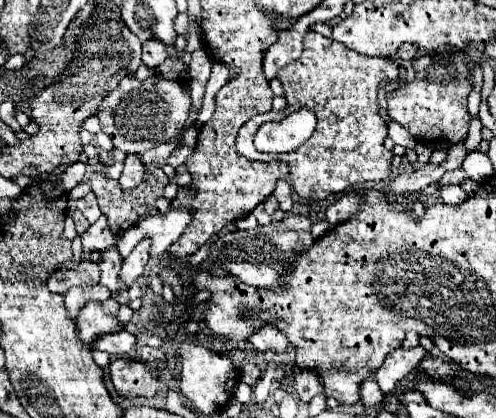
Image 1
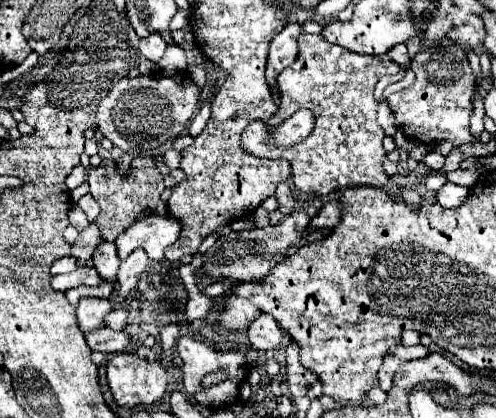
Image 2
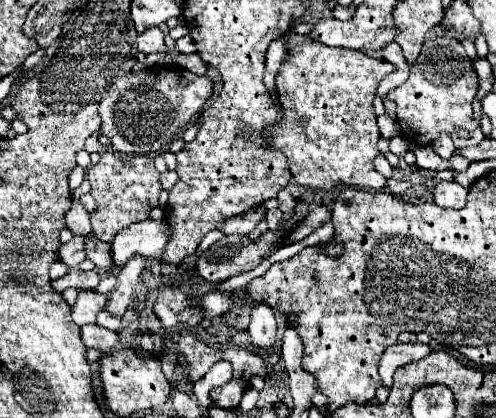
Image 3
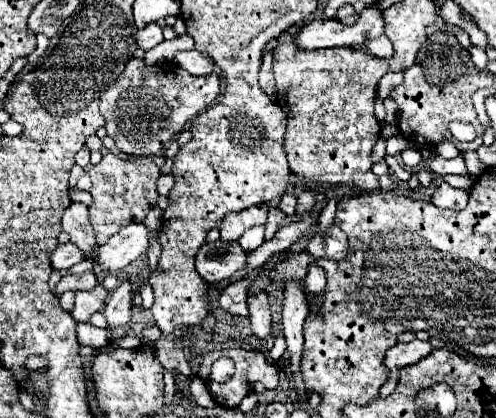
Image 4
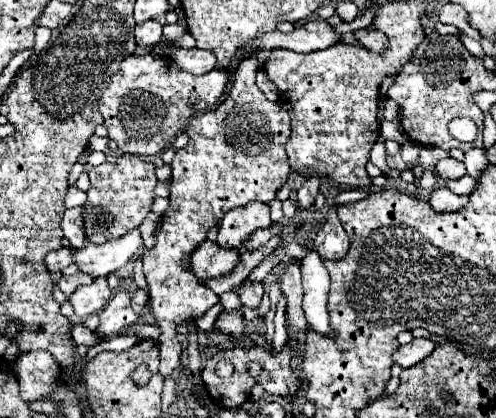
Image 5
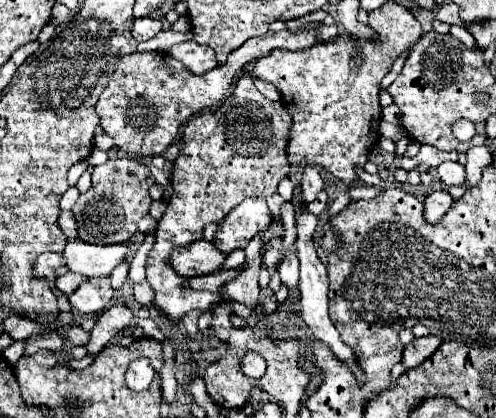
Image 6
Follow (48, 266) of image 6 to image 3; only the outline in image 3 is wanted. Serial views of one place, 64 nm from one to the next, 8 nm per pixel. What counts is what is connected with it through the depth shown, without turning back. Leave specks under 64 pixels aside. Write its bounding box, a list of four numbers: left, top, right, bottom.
[58,236,86,268]

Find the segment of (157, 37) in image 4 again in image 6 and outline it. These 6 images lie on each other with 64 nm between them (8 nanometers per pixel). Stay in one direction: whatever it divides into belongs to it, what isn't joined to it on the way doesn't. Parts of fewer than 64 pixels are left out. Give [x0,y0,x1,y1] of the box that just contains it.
[132,18,162,42]

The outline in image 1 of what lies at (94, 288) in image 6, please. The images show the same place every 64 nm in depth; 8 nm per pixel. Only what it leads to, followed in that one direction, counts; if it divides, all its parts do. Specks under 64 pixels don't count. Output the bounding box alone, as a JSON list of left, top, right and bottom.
[76,298,122,348]

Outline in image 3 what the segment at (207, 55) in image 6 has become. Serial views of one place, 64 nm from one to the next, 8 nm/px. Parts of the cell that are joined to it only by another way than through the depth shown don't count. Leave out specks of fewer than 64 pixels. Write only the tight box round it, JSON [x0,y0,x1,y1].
[178,54,208,76]

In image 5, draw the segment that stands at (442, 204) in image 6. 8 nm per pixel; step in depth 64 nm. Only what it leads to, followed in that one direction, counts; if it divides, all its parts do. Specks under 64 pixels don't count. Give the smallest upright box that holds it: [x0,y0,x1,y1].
[428,188,468,214]

